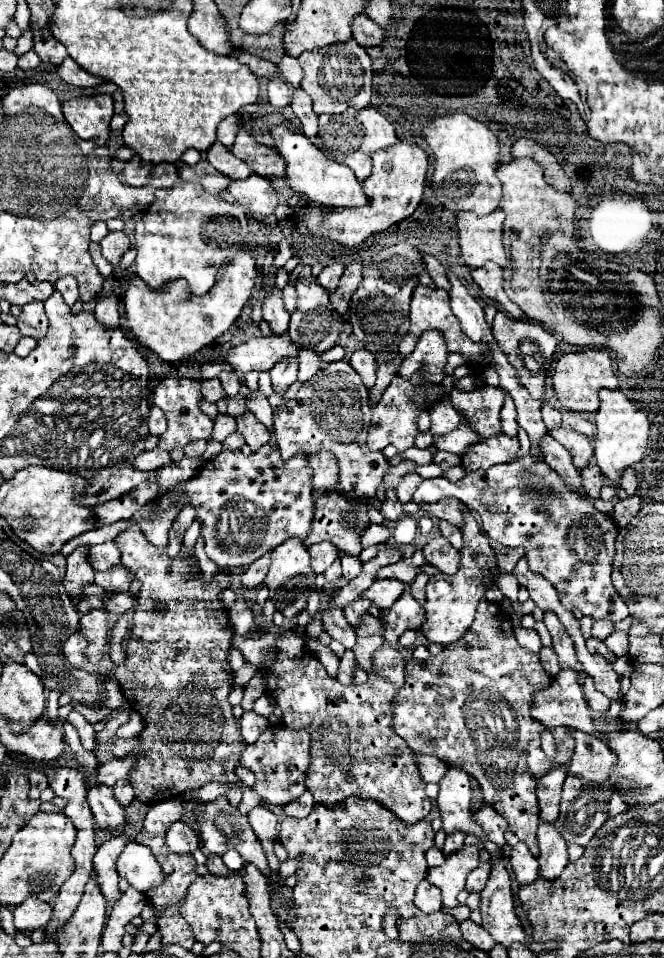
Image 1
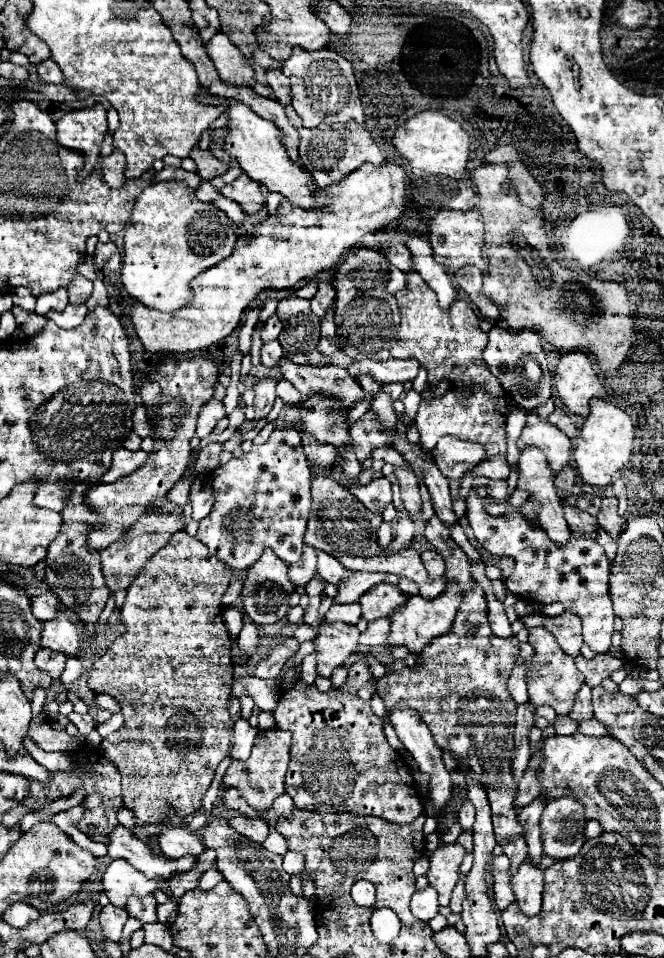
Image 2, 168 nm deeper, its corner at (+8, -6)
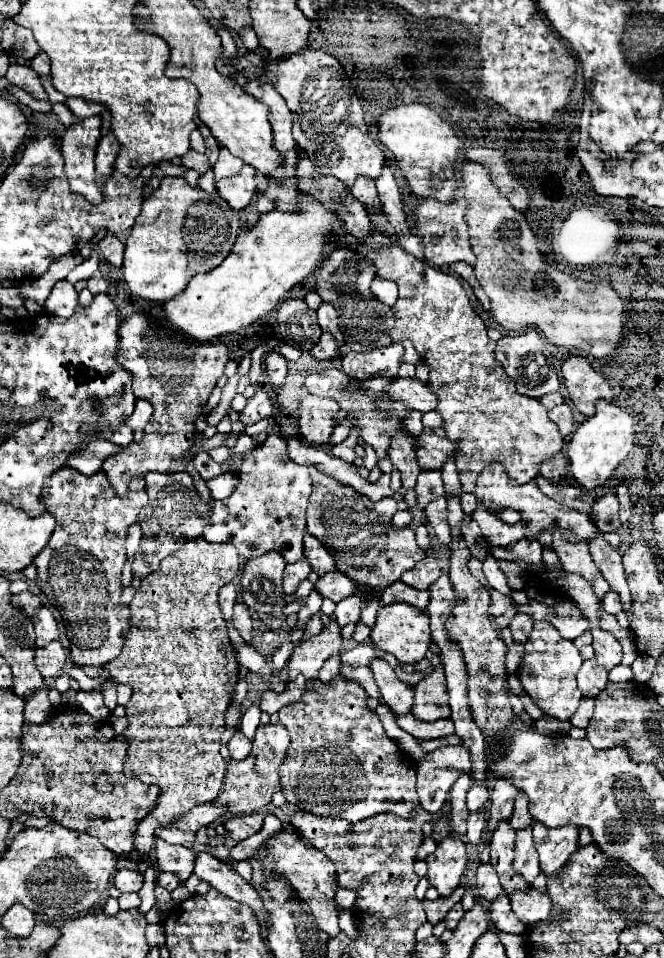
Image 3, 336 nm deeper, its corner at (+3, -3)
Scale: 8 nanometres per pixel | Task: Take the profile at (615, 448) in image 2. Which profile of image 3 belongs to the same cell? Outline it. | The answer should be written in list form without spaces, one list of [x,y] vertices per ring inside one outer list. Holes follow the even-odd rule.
[[[597,400],[595,416],[587,418],[569,440],[567,456],[569,456],[571,474],[581,486],[585,486],[587,490],[593,490],[605,484],[613,476],[615,468],[629,456],[633,446],[635,446],[633,416],[625,408],[613,402]]]

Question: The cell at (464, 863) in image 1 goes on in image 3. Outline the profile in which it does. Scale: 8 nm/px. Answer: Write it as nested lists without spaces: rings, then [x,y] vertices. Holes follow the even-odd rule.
[[[451,836],[443,838],[437,844],[437,850],[425,860],[429,864],[427,878],[431,886],[435,886],[441,896],[451,896],[461,884],[461,876],[469,862],[465,842]]]

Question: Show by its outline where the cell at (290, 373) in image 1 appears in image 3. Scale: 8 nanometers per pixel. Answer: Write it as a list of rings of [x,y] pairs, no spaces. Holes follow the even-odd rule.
[[[259,388],[255,392],[255,396],[247,402],[245,410],[241,412],[241,422],[243,424],[255,424],[261,418],[269,418],[273,414],[273,408],[275,408],[275,404],[273,404],[271,394],[265,388]]]

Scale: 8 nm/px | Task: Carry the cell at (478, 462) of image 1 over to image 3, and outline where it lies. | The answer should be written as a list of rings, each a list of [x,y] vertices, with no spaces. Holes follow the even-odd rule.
[[[425,428],[421,438],[421,448],[415,448],[417,462],[425,470],[441,470],[443,464],[457,454],[457,442],[445,436],[443,428]]]

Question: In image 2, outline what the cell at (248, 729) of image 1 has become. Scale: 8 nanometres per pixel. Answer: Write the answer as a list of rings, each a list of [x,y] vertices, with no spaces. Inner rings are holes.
[[[238,719],[234,723],[234,745],[230,749],[232,757],[234,759],[248,759],[250,751],[252,751],[252,743],[254,743],[254,737],[256,737],[258,729],[254,729],[246,719]]]

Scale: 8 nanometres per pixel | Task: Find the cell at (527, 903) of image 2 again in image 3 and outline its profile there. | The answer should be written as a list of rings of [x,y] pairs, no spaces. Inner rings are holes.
[[[529,886],[527,890],[517,890],[509,894],[513,912],[523,924],[533,924],[537,920],[545,920],[551,914],[551,900],[543,892]]]

